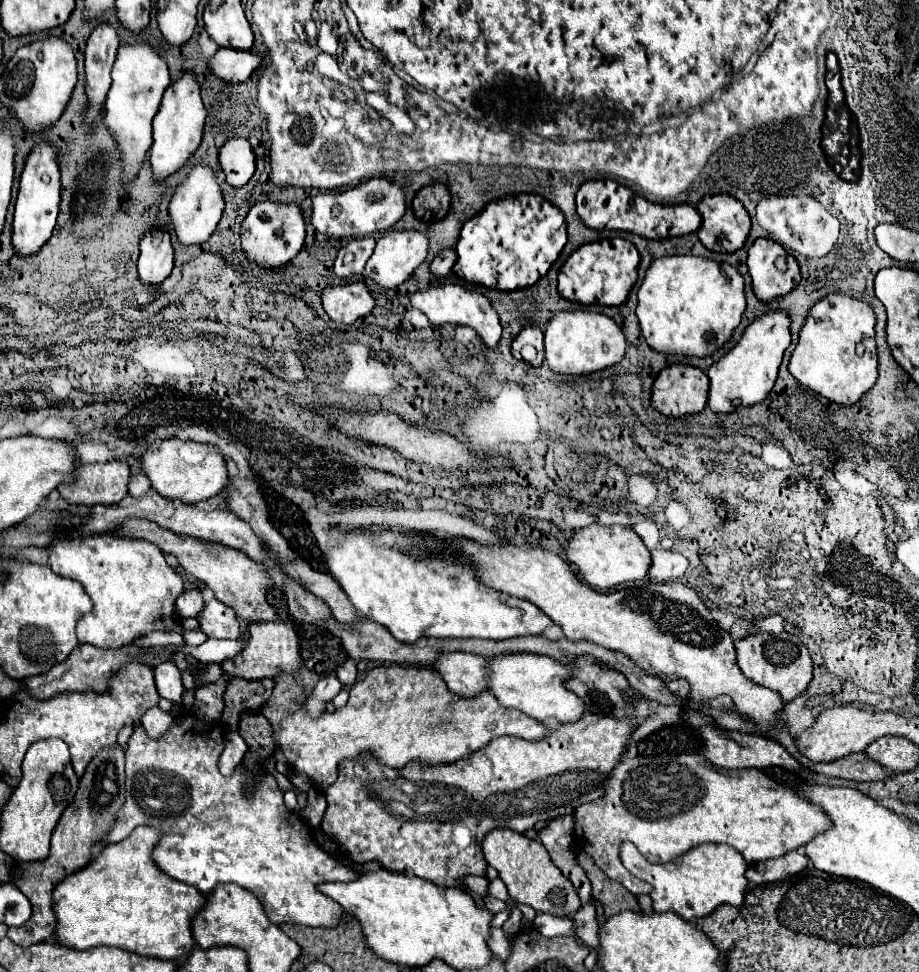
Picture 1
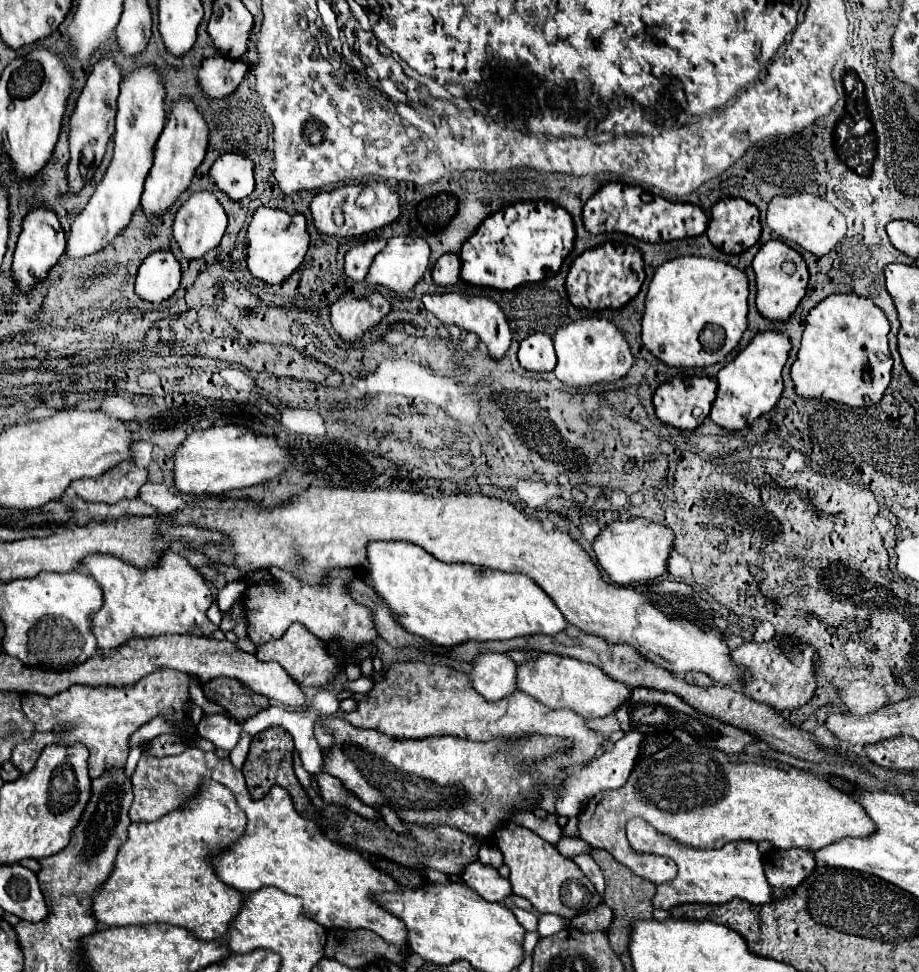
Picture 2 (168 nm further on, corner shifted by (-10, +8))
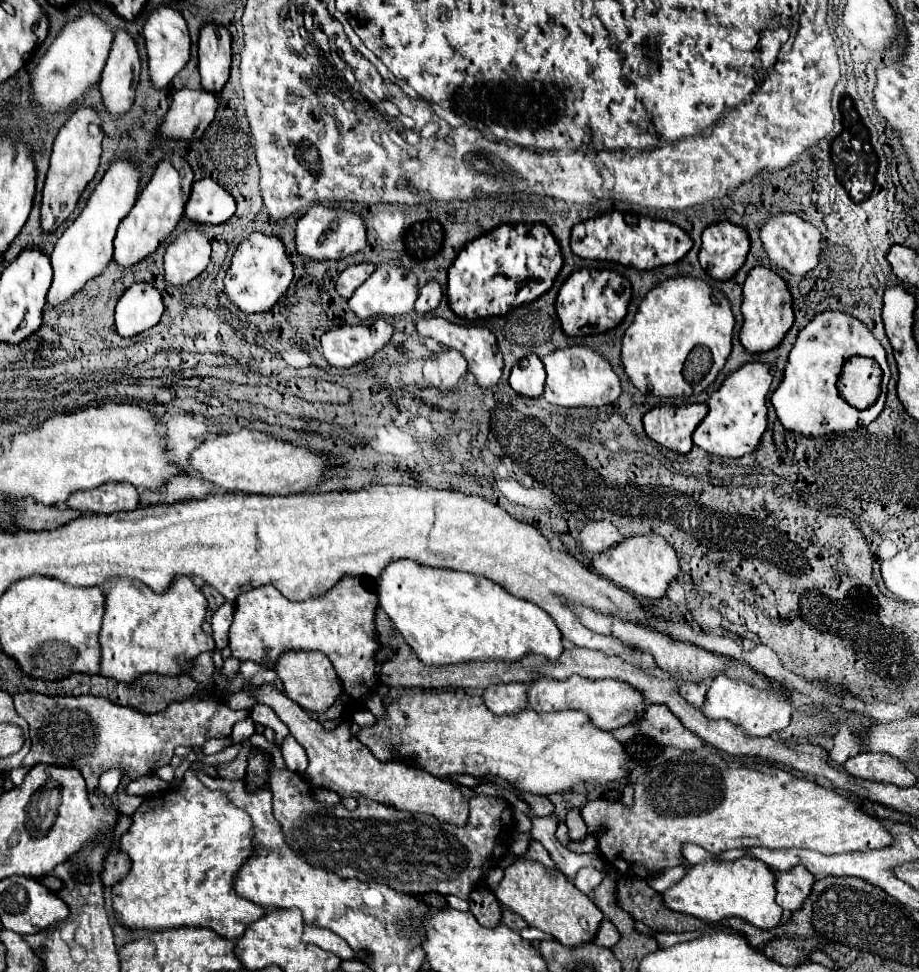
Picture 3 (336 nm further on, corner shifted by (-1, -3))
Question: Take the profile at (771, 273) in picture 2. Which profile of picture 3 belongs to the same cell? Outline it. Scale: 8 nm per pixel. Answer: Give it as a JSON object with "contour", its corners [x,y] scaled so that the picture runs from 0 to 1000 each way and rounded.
{"contour":[[[822,273],[808,293],[808,336],[806,336],[806,353],[817,363],[830,363],[850,353],[859,336],[863,334],[863,306],[859,293],[837,275]]]}

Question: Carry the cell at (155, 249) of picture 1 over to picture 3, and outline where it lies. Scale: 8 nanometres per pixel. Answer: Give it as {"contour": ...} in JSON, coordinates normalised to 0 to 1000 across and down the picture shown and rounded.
{"contour":[[[145,291],[125,316],[127,343],[134,347],[149,345],[171,334],[177,320],[177,303],[166,291]]]}

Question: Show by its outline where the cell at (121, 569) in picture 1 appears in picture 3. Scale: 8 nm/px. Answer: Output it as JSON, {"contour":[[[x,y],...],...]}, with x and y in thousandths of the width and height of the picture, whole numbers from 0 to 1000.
{"contour":[[[123,594],[112,604],[112,612],[114,633],[108,651],[108,692],[114,697],[143,703],[156,692],[195,694],[195,674],[203,680],[234,668],[232,655],[223,653],[219,647],[219,641],[223,639],[225,631],[225,616],[221,614],[219,606],[210,602],[208,594],[193,594],[177,610],[166,610],[153,598]]]}

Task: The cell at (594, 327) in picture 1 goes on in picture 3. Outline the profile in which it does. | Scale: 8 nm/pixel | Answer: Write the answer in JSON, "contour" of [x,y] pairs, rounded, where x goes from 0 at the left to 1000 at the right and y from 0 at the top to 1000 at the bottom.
{"contour":[[[621,355],[597,363],[591,369],[595,382],[595,394],[591,408],[610,419],[654,419],[667,415],[676,406],[676,394],[667,376],[639,355]]]}

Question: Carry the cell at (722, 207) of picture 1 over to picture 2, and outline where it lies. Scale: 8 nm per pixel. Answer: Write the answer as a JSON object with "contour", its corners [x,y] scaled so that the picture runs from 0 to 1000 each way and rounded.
{"contour":[[[788,204],[775,212],[773,220],[768,241],[781,257],[805,261],[825,249],[827,226],[820,210],[807,204]]]}

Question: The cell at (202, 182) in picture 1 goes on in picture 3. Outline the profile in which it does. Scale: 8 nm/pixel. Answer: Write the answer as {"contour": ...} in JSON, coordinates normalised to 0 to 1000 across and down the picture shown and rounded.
{"contour":[[[206,234],[184,250],[180,260],[180,289],[201,293],[219,283],[227,271],[230,248],[217,234]]]}

